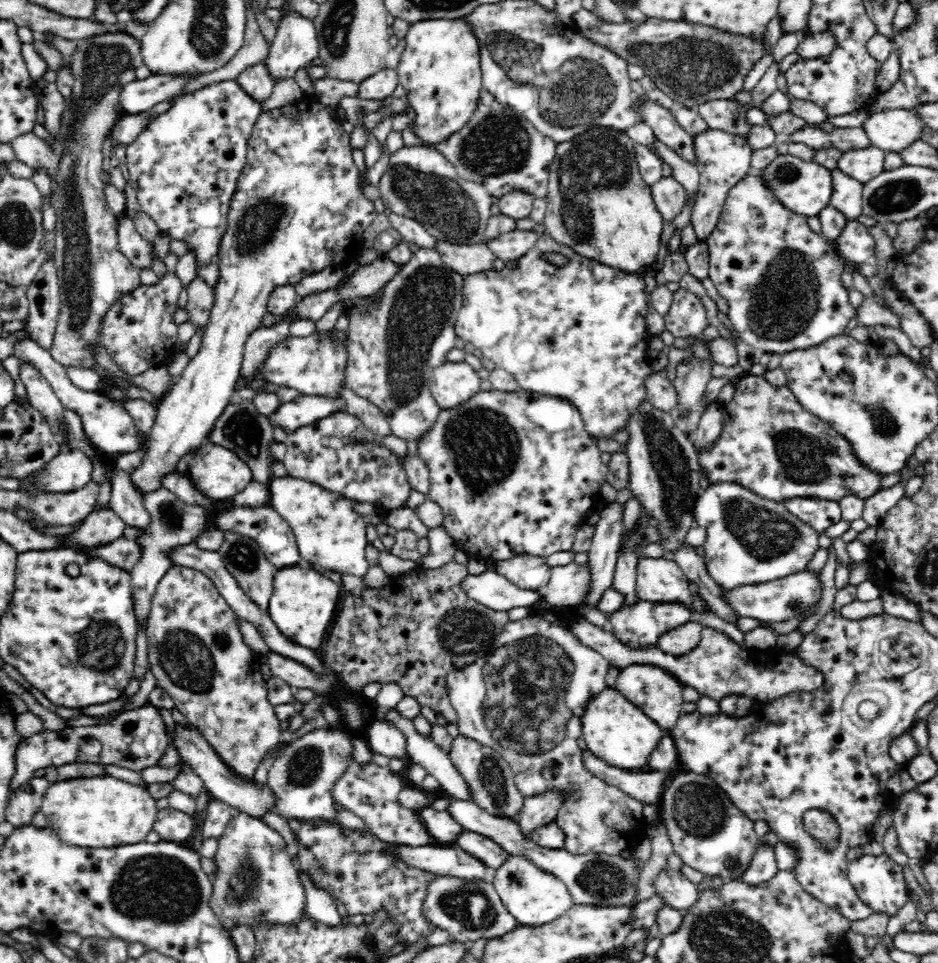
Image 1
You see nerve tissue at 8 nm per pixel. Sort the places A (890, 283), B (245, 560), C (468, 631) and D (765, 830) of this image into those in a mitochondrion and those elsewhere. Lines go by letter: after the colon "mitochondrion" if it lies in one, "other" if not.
A: other
B: mitochondrion
C: mitochondrion
D: other

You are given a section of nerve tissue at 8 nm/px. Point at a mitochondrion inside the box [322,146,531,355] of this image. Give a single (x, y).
(443, 204)

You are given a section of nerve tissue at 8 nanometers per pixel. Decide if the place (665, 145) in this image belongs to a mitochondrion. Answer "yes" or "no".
no

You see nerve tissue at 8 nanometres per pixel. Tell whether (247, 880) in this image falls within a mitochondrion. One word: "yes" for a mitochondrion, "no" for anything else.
yes

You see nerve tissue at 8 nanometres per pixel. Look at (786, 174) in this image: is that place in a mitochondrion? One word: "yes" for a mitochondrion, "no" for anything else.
yes

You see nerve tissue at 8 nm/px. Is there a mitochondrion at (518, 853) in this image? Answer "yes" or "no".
no

